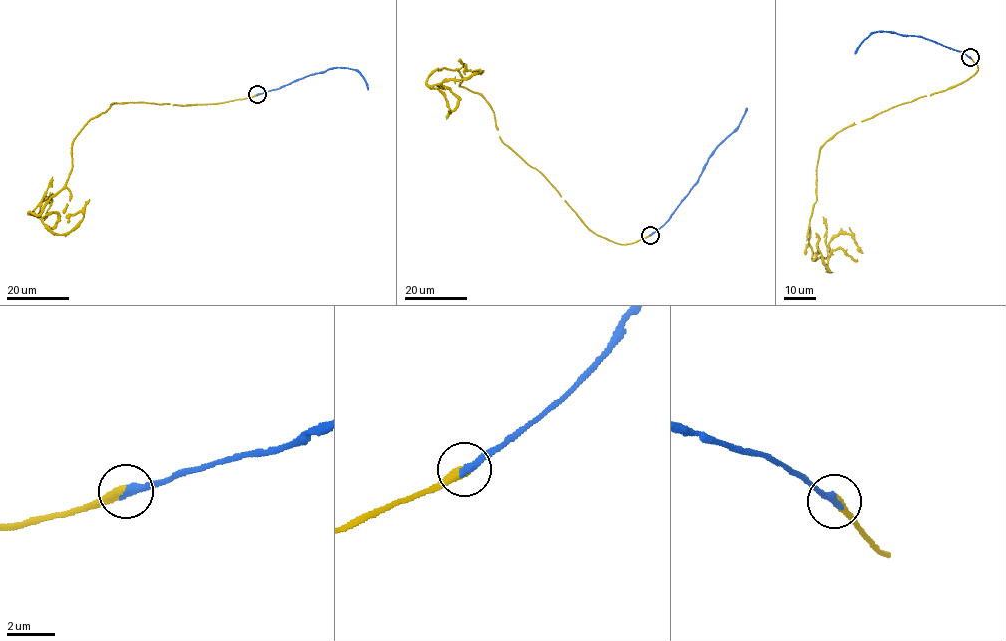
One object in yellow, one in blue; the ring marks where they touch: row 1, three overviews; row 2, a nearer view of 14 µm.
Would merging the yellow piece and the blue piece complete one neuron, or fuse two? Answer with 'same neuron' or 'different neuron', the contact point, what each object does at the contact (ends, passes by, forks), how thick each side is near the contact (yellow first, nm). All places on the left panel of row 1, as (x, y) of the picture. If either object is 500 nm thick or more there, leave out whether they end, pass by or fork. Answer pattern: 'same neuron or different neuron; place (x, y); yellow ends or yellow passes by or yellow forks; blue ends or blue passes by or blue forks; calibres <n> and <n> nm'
same neuron; place (257, 94); yellow ends; blue ends; calibres 380 and 360 nm

